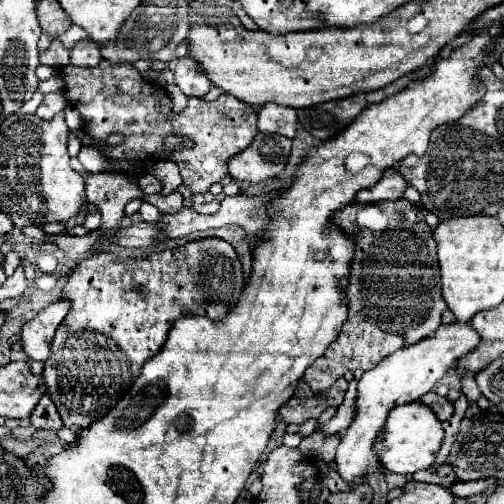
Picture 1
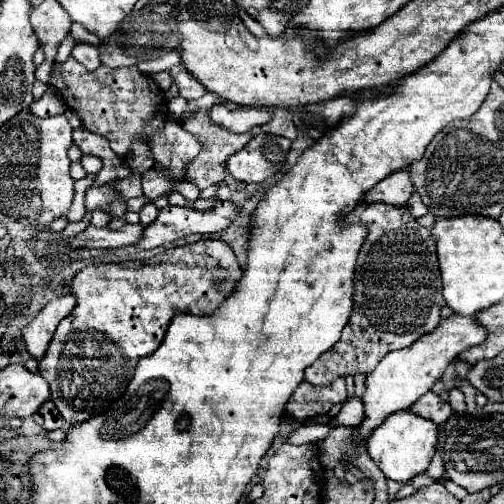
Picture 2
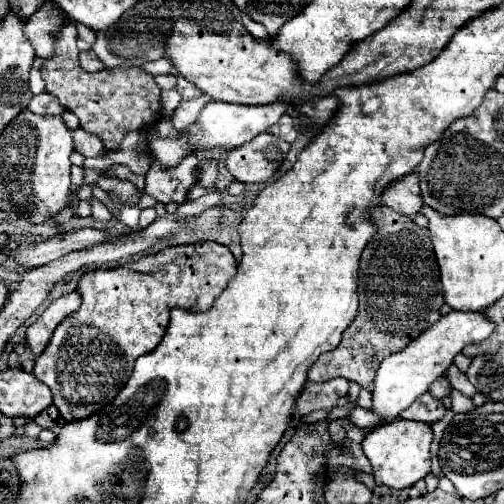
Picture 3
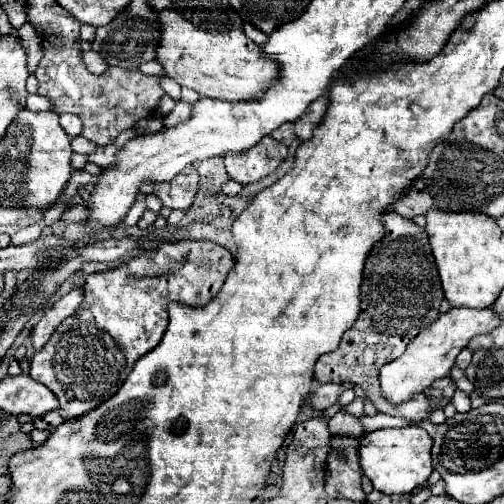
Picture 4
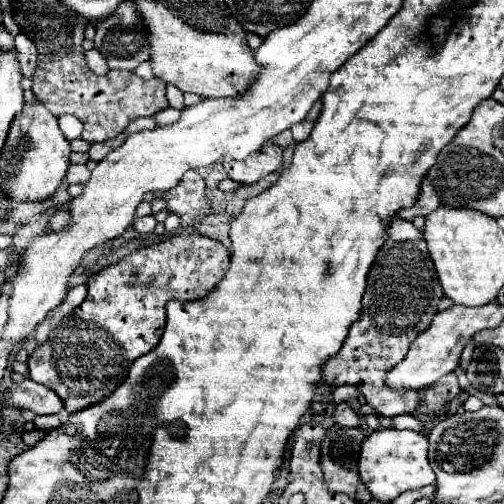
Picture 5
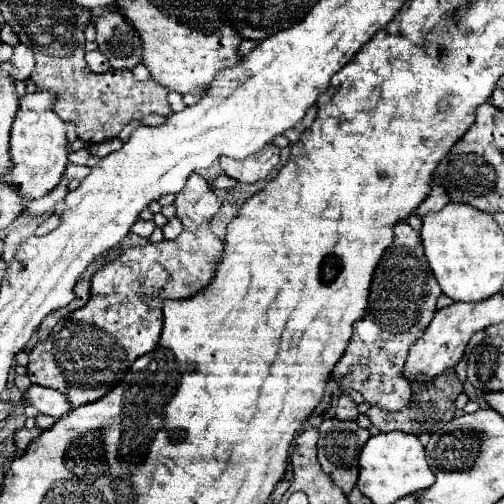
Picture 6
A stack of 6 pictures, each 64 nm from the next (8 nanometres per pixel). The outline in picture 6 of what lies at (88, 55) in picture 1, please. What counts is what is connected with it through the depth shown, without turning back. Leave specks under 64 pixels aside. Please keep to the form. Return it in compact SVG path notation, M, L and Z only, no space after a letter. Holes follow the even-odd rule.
M86 52L86 62L90 66L92 72L96 74L104 74L110 70L110 64L108 64L108 58L102 54L102 52Z

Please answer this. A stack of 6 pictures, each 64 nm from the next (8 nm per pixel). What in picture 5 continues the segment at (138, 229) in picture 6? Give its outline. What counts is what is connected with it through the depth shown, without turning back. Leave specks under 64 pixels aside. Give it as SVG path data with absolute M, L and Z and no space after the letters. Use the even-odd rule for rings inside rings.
M144 216L144 218L136 218L132 228L140 234L152 234L154 232L154 226L156 226L156 220L154 216Z

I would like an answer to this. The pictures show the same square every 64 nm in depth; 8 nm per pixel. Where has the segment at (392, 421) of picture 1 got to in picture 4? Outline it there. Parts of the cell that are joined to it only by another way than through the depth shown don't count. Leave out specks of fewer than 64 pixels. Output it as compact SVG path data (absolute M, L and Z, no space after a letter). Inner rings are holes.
M418 426L406 428L386 428L374 430L360 438L360 468L364 476L372 482L374 490L392 496L392 494L408 494L428 482L432 476L432 460L430 460L432 438L426 430Z

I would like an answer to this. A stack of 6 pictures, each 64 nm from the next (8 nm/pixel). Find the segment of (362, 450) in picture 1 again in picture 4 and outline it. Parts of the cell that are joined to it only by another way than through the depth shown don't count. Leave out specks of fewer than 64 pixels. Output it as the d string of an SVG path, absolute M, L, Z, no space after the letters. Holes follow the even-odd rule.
M450 308L448 312L440 314L432 326L422 330L406 348L406 352L386 364L380 370L380 386L384 392L384 398L390 400L392 404L402 404L412 398L416 392L424 392L432 382L444 378L450 374L450 368L456 362L456 356L466 348L468 340L474 338L476 334L492 332L496 326L500 326L500 316L494 310L482 308Z

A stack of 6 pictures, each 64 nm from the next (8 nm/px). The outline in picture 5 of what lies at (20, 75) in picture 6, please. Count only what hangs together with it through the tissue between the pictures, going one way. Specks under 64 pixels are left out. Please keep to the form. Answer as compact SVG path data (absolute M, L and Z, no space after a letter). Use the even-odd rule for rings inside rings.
M20 34L14 38L14 46L16 46L14 50L18 54L22 76L30 78L32 72L36 70L36 56L38 56L36 46L32 46L32 40L26 40L26 36L20 36Z

